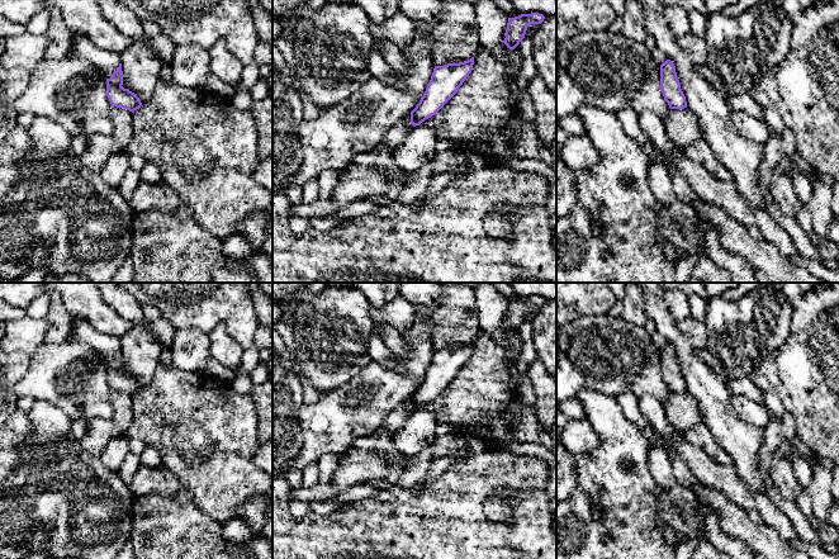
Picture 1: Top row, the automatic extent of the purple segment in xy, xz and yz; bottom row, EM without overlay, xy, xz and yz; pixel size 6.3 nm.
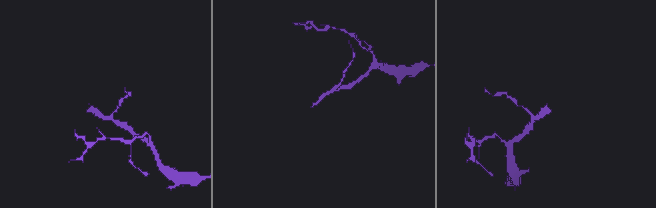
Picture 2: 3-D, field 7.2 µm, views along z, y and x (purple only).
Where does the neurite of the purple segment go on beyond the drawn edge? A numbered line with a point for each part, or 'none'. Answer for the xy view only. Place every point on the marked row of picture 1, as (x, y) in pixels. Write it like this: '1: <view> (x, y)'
1: xy (105, 62)

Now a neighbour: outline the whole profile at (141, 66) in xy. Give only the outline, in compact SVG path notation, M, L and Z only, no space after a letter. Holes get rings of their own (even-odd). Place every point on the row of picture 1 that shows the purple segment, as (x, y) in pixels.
M134 38L132 44L120 55L120 63L122 86L134 93L142 105L147 104L161 77L162 61L148 41Z

